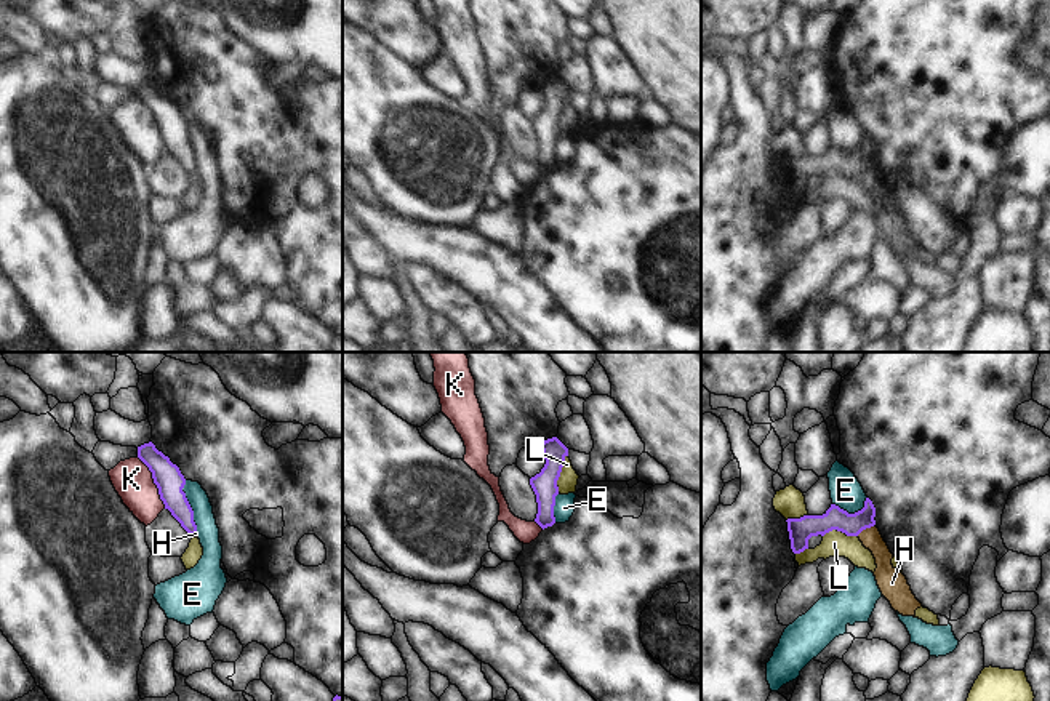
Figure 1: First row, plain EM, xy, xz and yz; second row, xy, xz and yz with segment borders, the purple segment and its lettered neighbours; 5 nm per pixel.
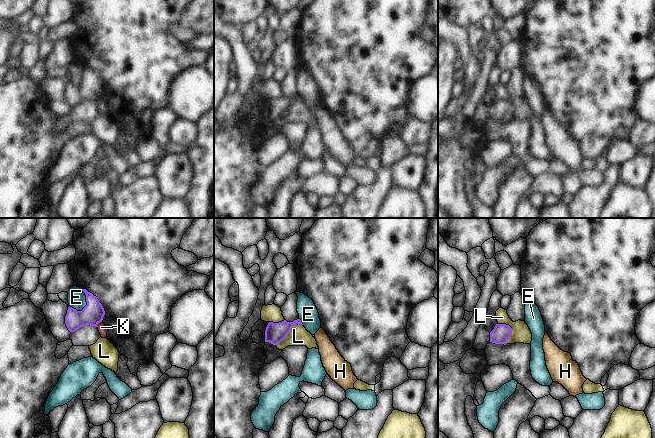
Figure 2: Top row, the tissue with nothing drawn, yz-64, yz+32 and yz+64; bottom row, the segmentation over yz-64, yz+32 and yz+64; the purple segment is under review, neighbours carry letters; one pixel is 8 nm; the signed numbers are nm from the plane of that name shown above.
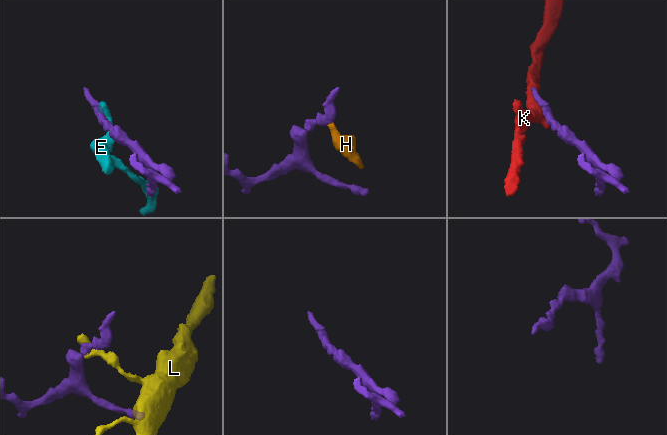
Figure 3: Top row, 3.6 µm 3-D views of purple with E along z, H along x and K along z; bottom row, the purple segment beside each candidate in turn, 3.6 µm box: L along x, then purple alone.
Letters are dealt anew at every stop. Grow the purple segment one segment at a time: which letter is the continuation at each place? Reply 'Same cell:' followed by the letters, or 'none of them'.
Same cell: none of them

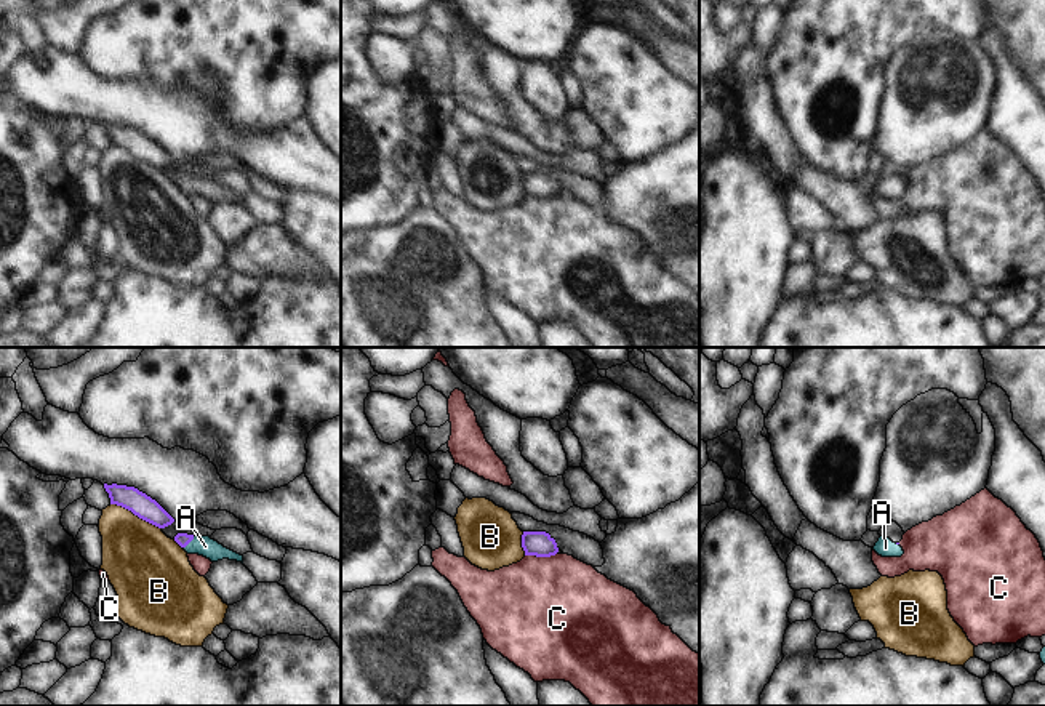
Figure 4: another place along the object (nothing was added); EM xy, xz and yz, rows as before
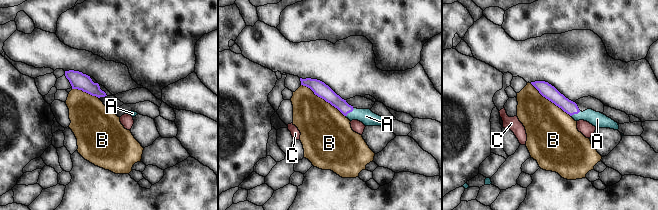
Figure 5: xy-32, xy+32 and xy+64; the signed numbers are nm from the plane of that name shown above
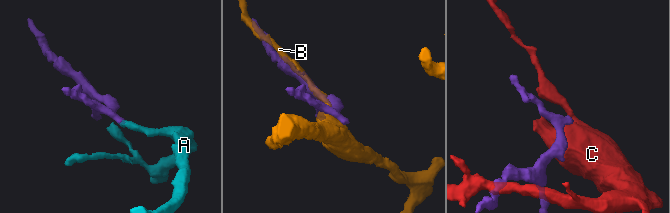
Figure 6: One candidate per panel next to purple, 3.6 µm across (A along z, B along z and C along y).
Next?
Same cell: A

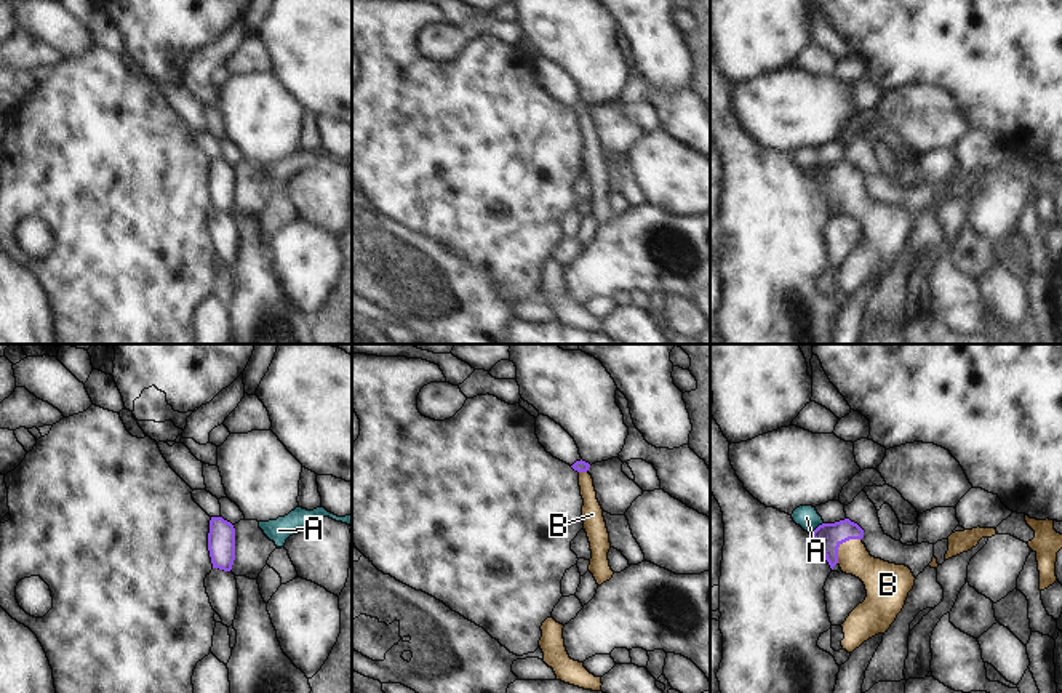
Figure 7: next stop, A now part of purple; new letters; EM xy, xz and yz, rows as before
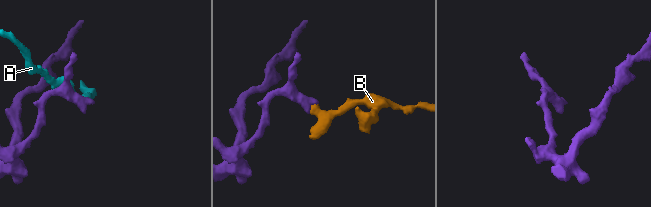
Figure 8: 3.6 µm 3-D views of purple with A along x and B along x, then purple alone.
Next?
Same cell: B

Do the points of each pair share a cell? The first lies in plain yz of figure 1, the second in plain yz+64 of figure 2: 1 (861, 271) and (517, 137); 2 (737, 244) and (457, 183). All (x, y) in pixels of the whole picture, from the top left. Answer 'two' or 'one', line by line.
1: one
2: one

